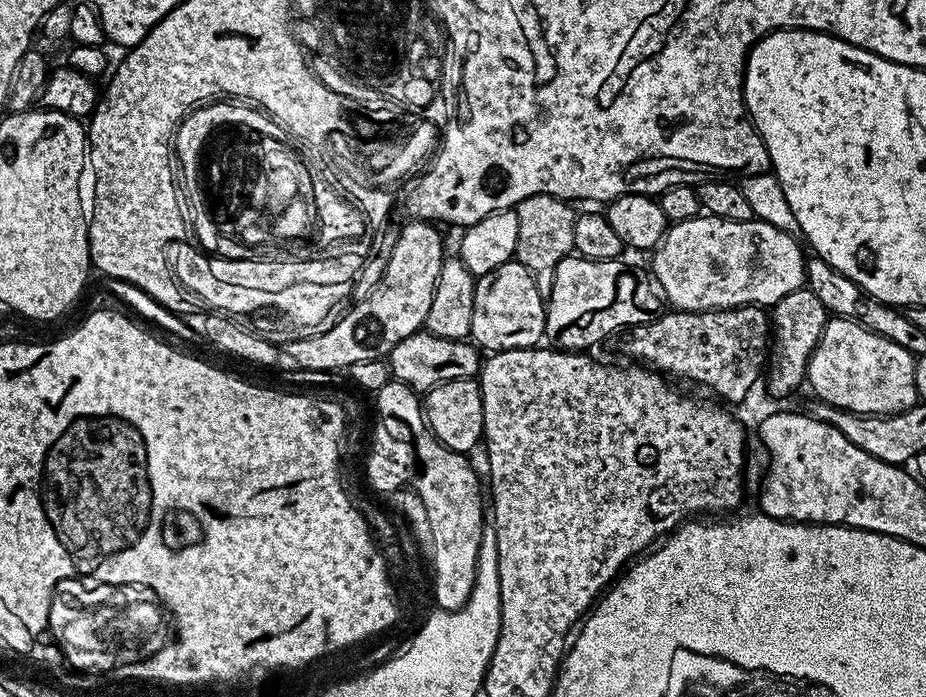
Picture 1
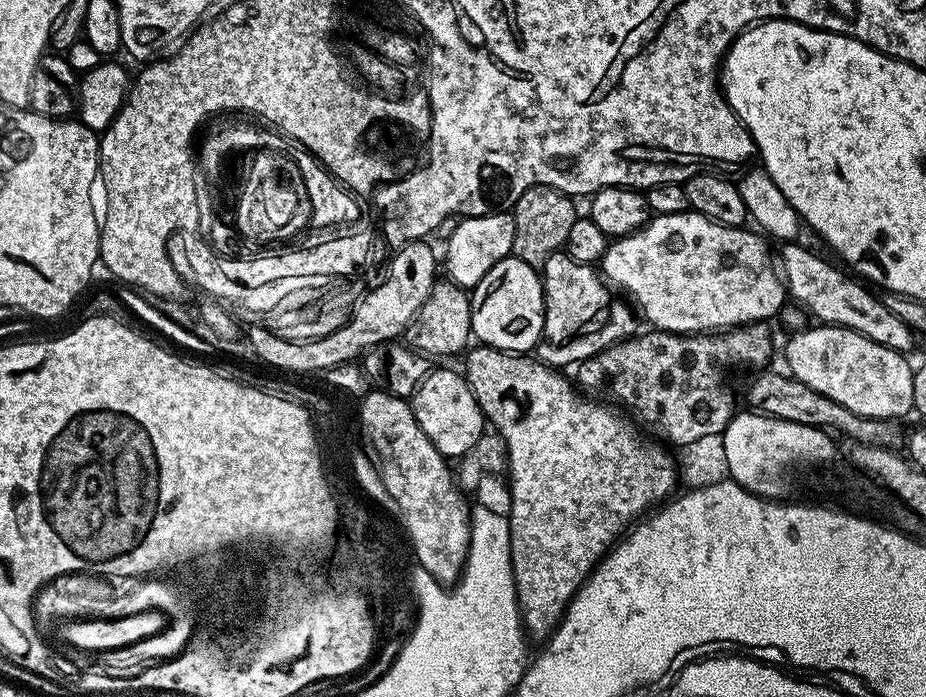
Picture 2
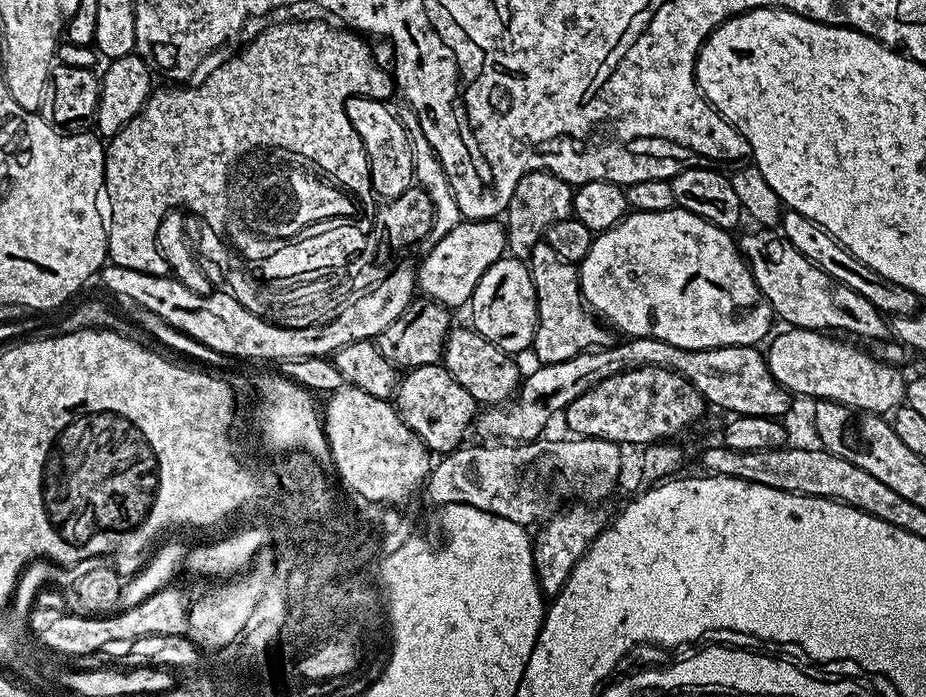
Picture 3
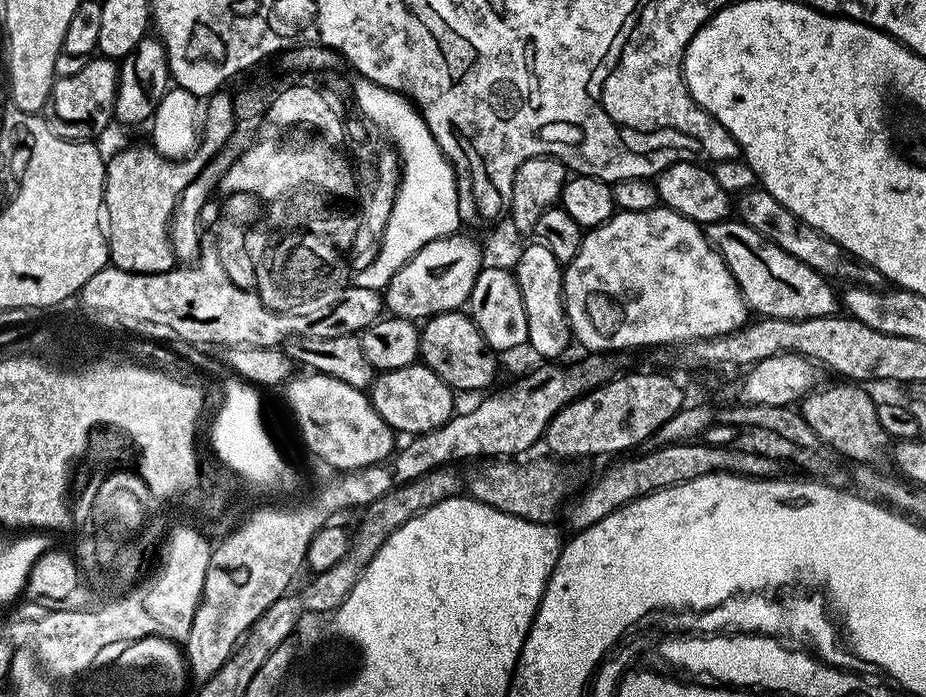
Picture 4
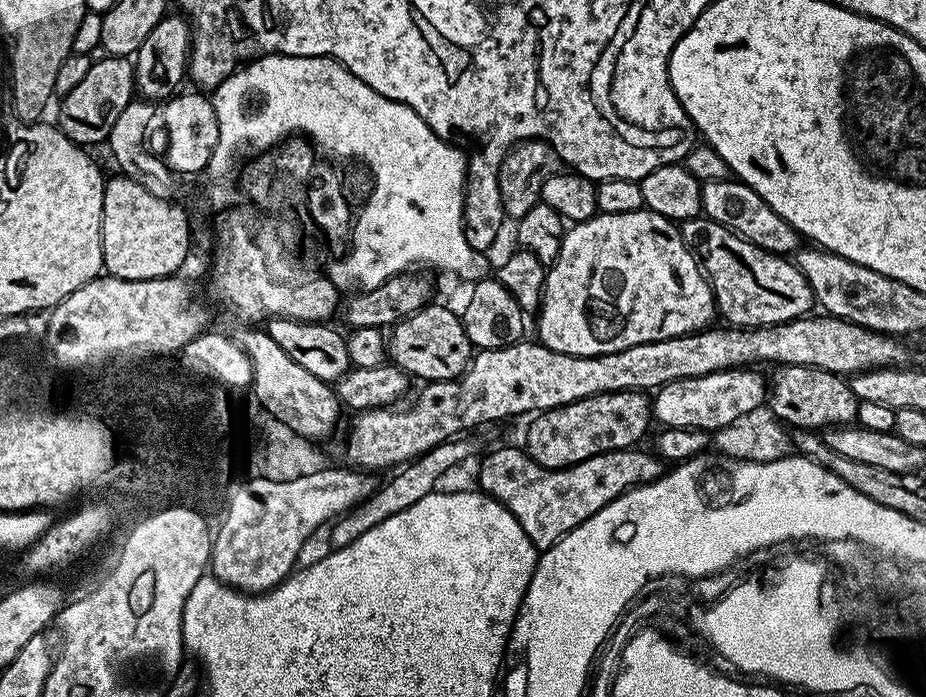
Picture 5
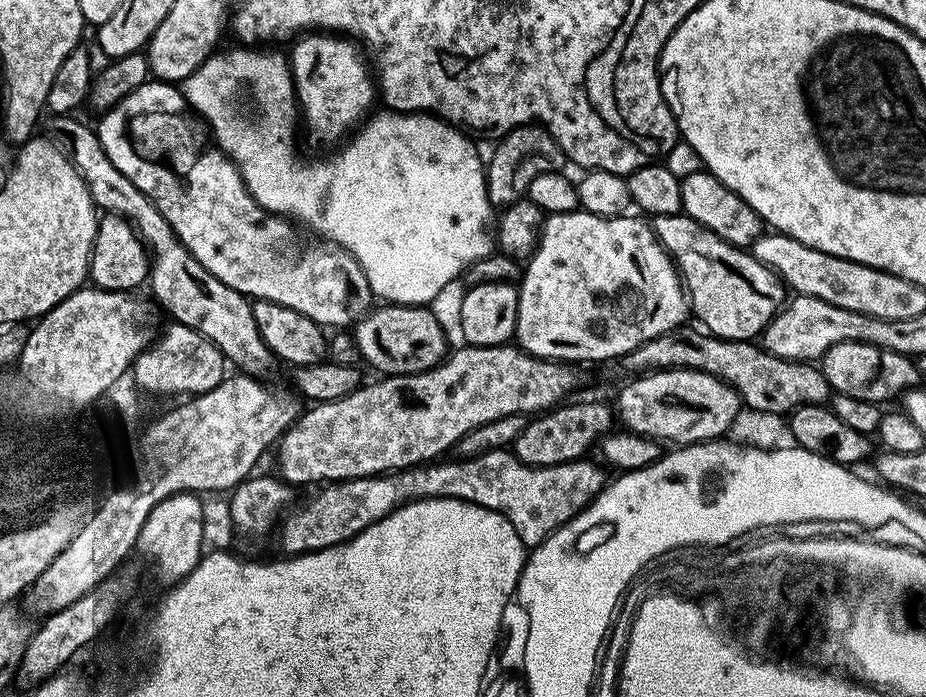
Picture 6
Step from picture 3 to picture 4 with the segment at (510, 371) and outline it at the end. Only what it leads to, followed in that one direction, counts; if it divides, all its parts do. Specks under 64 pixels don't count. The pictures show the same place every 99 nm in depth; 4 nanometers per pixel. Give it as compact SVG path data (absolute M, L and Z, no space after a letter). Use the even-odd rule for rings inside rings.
M460 310L443 312L423 321L419 359L453 390L476 392L479 388L490 387L496 380L497 353L488 347L471 315Z

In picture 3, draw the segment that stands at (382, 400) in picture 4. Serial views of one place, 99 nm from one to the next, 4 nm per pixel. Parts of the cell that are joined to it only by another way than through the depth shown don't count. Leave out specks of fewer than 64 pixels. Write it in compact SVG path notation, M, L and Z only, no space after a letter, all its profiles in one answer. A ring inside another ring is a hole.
M443 363L418 366L403 373L394 397L396 412L422 438L422 442L433 454L447 454L465 443L464 435L470 432L478 415L478 405L463 386L454 382L454 374L444 368Z

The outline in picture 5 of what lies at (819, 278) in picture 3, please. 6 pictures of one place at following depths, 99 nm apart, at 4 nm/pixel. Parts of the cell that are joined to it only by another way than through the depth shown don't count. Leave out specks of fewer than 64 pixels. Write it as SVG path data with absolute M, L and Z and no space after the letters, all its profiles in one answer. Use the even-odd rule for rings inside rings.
M707 218L685 220L679 225L684 241L691 246L704 269L704 274L712 285L712 295L716 298L716 311L725 316L729 325L738 328L761 328L764 324L785 324L787 320L799 320L813 311L812 287L806 282L802 270L791 259L775 256L773 252L762 250L750 241L744 240L726 226L716 224Z

